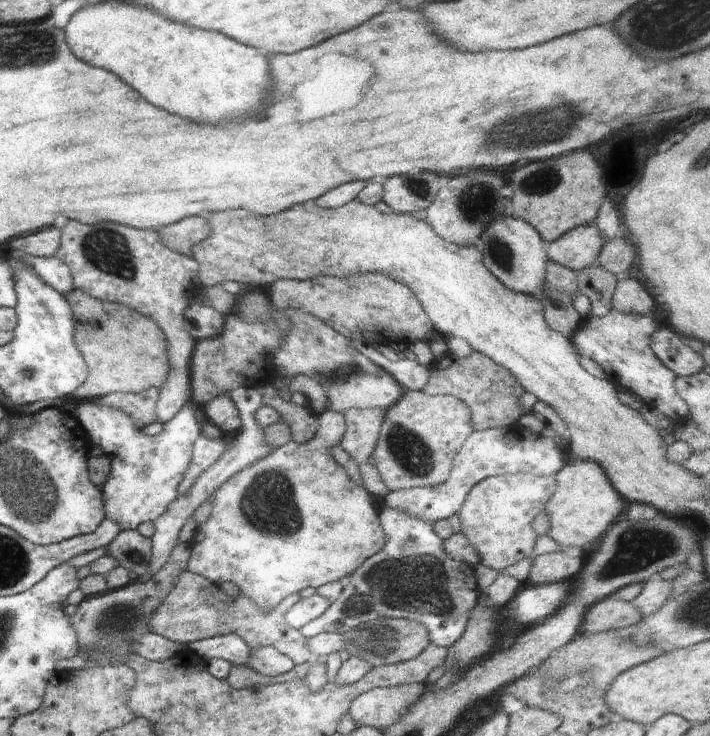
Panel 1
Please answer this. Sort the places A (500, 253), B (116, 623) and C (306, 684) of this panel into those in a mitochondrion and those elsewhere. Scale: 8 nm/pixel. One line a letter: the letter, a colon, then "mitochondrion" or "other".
A: mitochondrion
B: mitochondrion
C: other

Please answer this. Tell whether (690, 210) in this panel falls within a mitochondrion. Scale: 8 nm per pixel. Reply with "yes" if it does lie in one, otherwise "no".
no

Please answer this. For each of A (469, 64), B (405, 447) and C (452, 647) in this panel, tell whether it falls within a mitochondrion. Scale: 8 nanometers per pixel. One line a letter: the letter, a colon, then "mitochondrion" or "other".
A: other
B: mitochondrion
C: other

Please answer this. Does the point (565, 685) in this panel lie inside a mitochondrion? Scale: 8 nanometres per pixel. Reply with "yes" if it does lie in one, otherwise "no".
yes

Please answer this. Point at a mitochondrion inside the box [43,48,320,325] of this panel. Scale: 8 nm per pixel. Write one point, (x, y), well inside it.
(107, 249)

